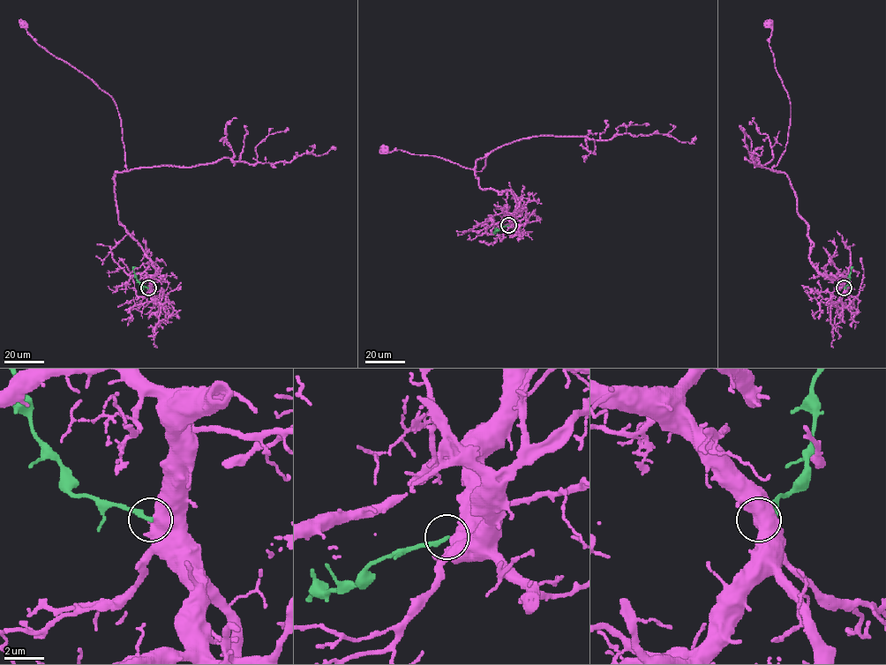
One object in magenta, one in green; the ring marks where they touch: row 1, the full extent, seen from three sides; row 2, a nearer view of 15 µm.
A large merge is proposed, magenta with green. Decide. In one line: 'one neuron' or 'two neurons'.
two neurons

